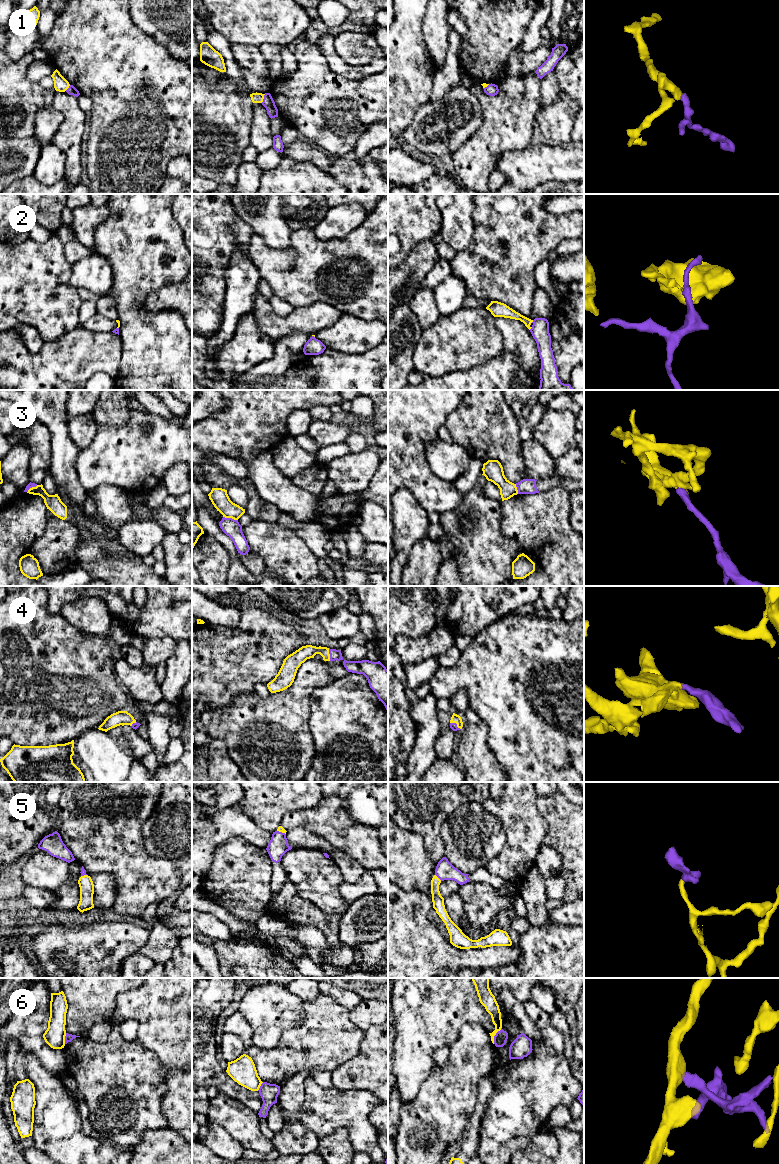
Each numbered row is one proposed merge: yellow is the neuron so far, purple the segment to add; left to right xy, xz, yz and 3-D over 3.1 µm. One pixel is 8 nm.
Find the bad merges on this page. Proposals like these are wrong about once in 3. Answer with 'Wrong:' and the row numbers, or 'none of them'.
Wrong: 2, 3, 6

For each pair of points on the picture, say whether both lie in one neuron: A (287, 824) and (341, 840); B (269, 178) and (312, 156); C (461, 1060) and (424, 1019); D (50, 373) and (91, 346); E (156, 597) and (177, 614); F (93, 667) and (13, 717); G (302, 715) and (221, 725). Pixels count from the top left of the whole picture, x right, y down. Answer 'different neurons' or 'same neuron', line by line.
A: same neuron
B: different neurons
C: different neurons
D: same neuron
E: same neuron
F: same neuron
G: same neuron

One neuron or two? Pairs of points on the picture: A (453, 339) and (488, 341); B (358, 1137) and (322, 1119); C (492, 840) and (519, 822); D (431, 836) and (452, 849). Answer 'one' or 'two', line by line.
A: one
B: one
C: two
D: two

